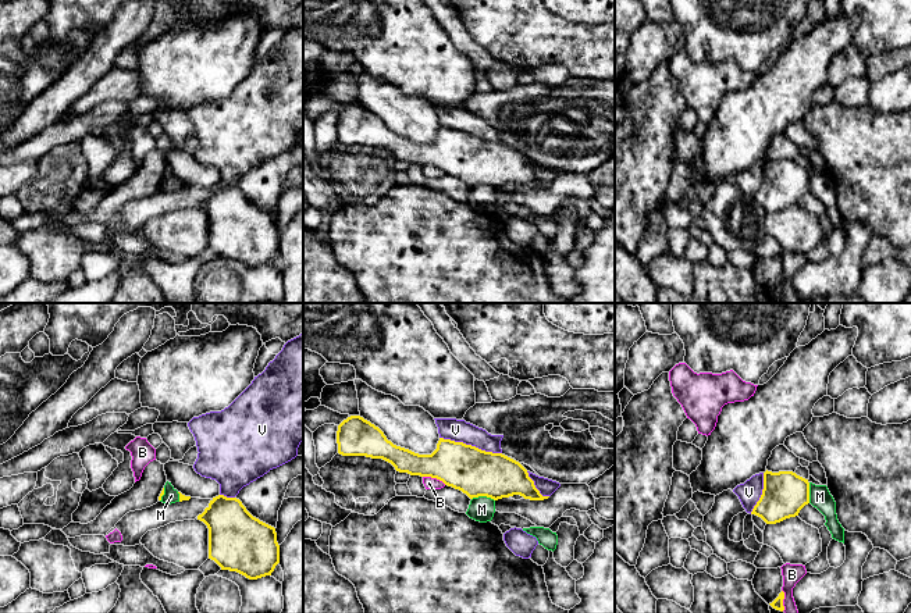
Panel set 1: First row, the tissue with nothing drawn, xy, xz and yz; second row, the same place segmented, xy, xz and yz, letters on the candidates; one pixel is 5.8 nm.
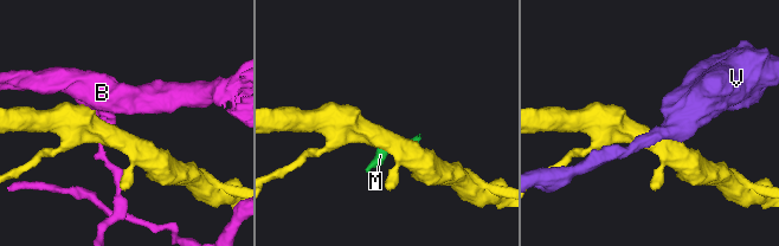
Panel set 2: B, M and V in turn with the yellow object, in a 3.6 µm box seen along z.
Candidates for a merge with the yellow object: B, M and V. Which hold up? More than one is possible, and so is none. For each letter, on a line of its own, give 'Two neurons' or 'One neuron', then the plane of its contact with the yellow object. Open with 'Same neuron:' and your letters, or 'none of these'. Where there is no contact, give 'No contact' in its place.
Same neuron: none of these
B: Two neurons. Touches yellow in xz
M: Two neurons. Touches yellow in xz
V: Two neurons. Touches yellow in xz

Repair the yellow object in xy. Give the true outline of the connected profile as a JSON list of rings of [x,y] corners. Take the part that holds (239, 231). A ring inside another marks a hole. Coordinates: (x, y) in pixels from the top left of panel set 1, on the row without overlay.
[[[218,183],[197,209],[209,217],[209,247],[221,259],[257,268],[280,252],[275,217],[253,206],[239,188]]]

